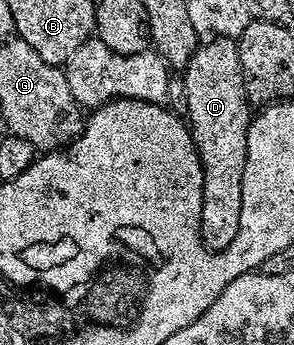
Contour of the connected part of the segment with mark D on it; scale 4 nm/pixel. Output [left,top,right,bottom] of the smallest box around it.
[184,37,252,251]

